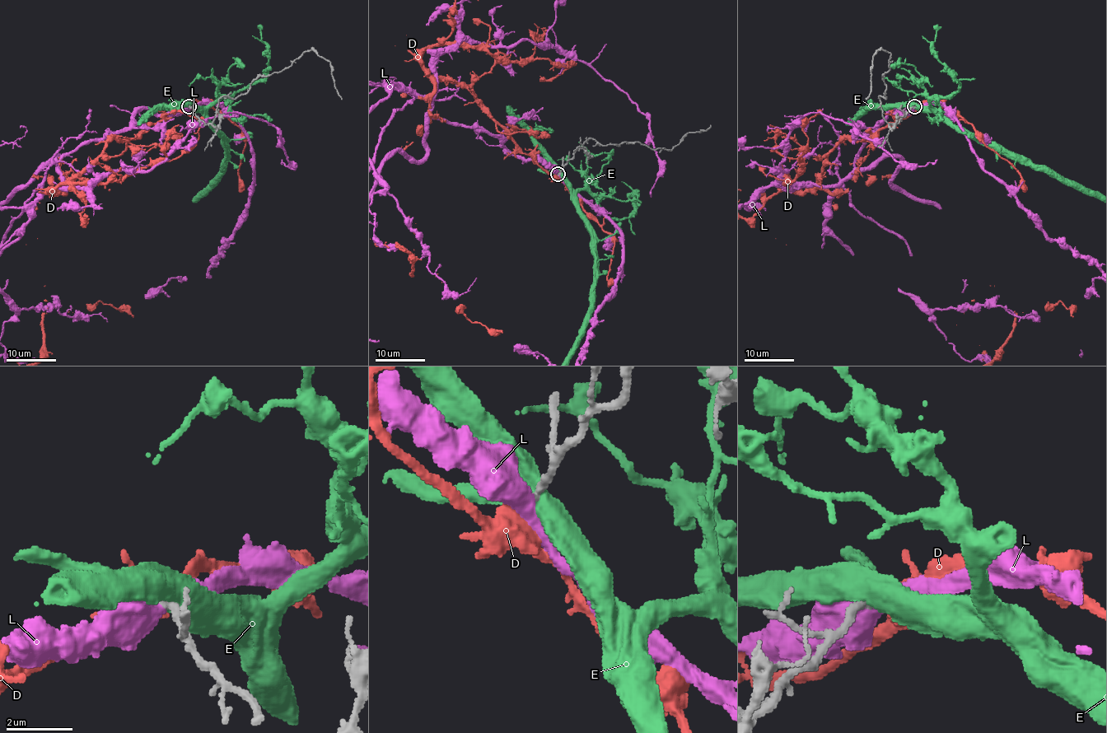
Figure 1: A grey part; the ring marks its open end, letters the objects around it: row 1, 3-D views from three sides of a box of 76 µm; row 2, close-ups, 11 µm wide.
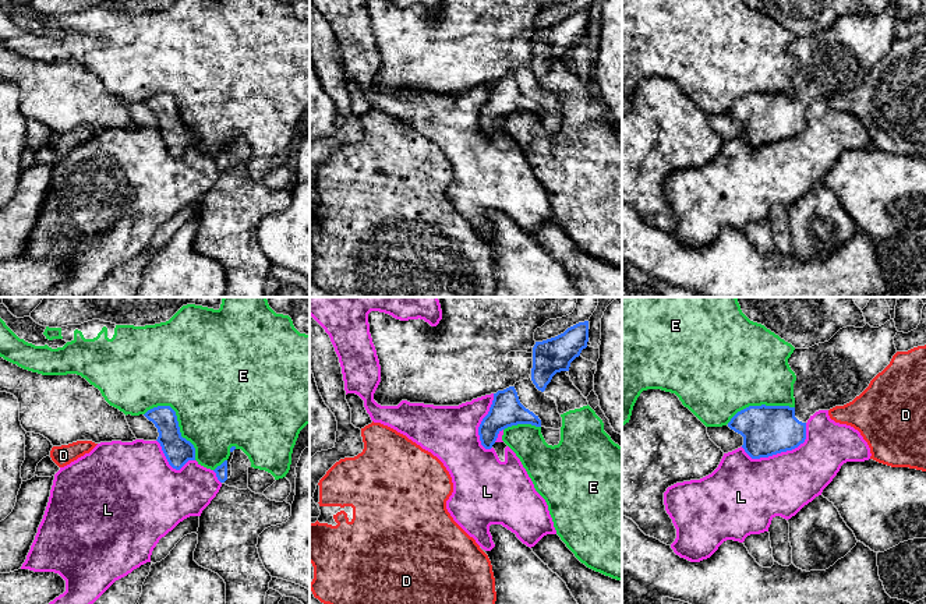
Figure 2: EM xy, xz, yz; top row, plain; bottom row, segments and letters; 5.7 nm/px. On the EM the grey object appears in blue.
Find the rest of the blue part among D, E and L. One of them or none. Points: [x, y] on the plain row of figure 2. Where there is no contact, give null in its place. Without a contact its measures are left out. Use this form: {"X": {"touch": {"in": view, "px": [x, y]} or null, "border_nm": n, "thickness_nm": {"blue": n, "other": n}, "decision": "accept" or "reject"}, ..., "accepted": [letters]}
{"D": {"touch": null, "decision": "reject"}, "E": {"touch": {"in": "xy", "px": [177, 109]}, "border_nm": 400, "thickness_nm": {"blue": 160, "other": 500}, "decision": "reject"}, "L": {"touch": {"in": "yz", "px": [781, 138]}, "border_nm": 400, "thickness_nm": {"blue": 280, "other": 360}, "decision": "reject"}, "accepted": []}

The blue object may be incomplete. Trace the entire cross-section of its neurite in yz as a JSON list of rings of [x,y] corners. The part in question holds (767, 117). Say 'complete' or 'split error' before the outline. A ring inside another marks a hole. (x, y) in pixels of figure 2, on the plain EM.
split error; [[[894,7],[879,15],[840,17],[828,29],[795,36],[788,52],[796,63],[795,93],[749,93],[728,114],[743,124],[752,146],[798,135],[806,127],[806,110],[819,98],[844,93],[859,84],[897,40]]]

